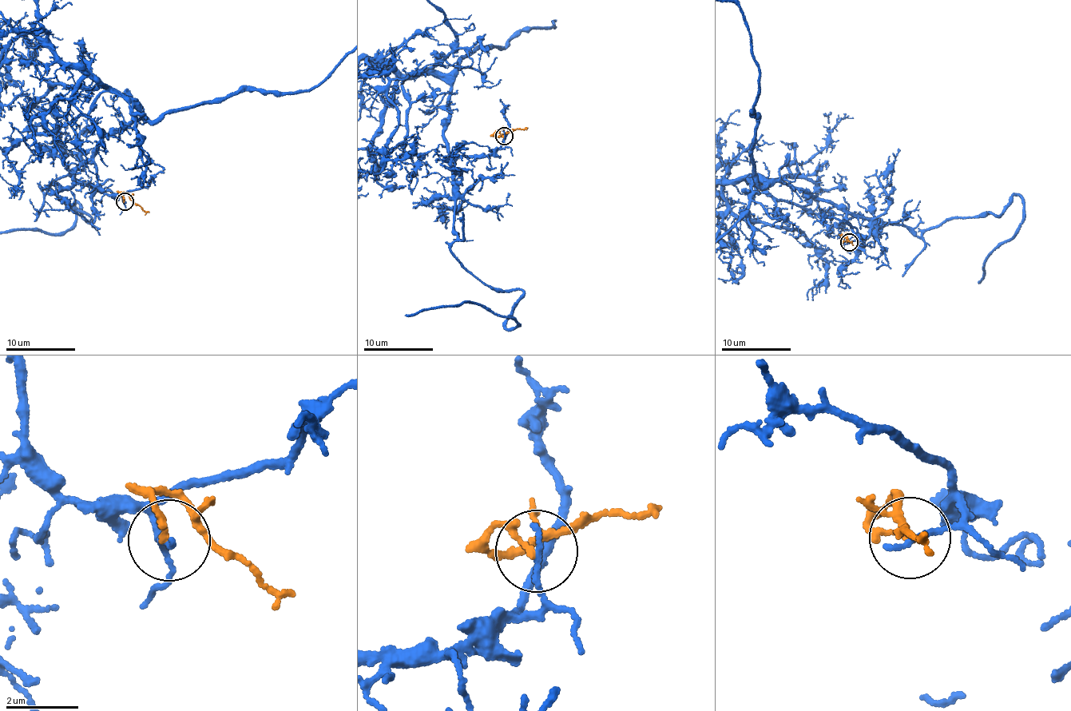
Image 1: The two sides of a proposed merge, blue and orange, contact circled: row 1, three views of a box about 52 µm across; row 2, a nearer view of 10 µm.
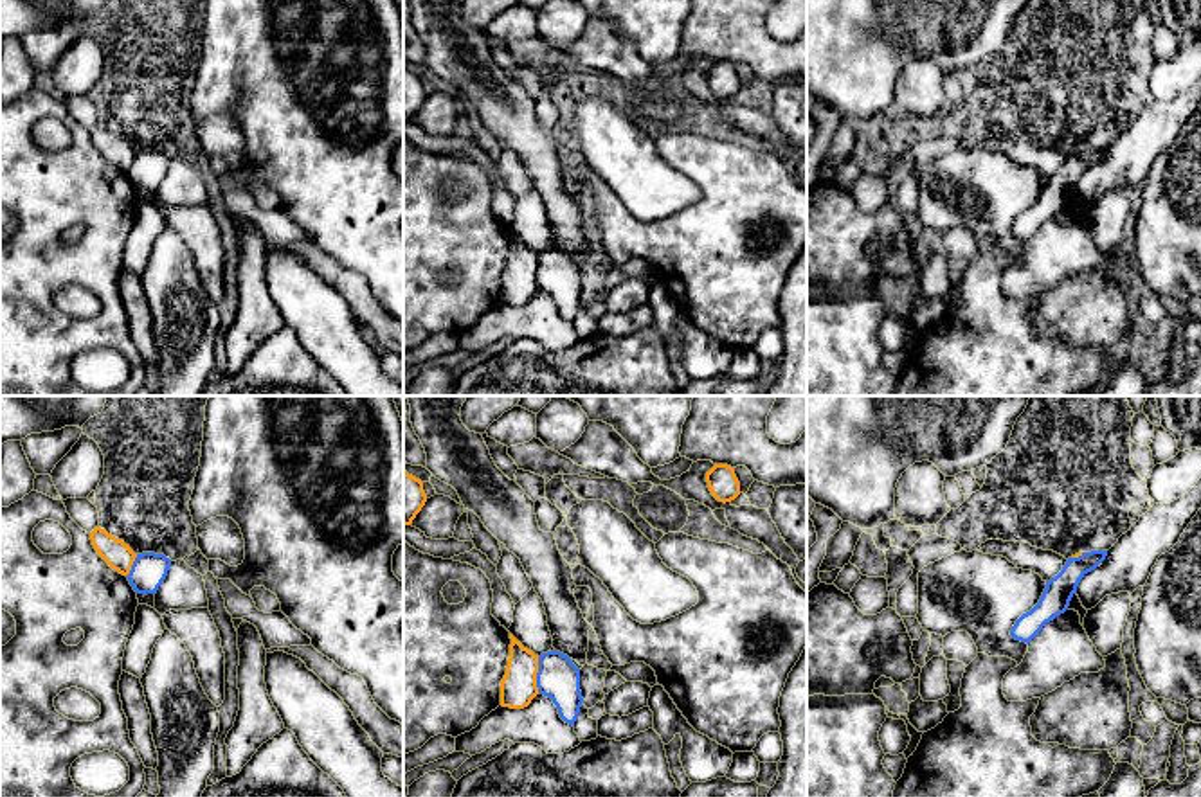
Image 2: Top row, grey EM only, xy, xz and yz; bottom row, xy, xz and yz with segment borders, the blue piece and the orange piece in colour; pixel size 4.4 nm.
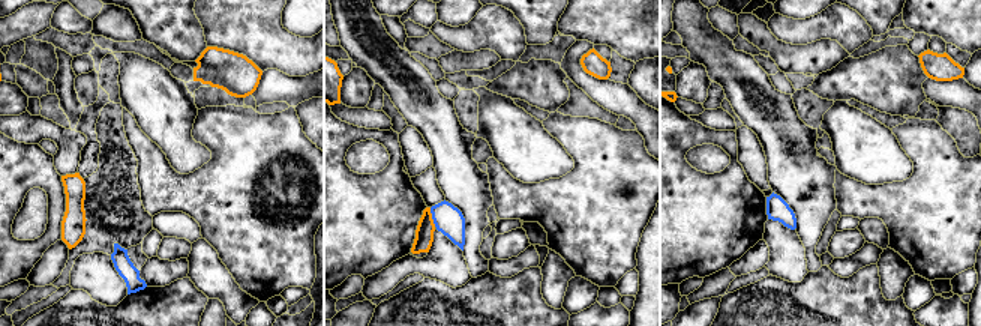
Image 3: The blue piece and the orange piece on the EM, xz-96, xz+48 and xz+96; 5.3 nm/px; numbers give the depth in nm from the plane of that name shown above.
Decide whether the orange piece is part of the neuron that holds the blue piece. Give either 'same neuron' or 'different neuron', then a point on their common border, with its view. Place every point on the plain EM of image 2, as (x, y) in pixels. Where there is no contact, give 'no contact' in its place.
different neuron; contact xz (537, 272)

